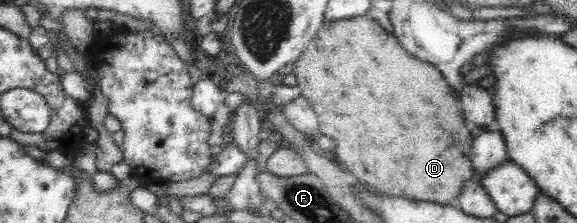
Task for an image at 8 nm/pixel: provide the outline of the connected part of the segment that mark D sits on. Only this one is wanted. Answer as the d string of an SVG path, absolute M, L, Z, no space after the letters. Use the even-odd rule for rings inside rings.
M361 17L355 20L341 20L341 22L333 22L333 24L322 24L315 38L306 44L301 56L294 63L295 70L293 72L297 76L297 85L300 88L301 96L309 101L316 112L321 134L335 139L335 148L332 155L334 161L352 173L358 181L370 185L373 189L385 195L449 205L454 198L461 194L463 187L474 178L476 172L470 159L473 135L465 127L462 103L455 96L455 91L443 79L439 69L427 63L427 61L410 55L399 44L396 37L381 29L375 20L366 20Z

